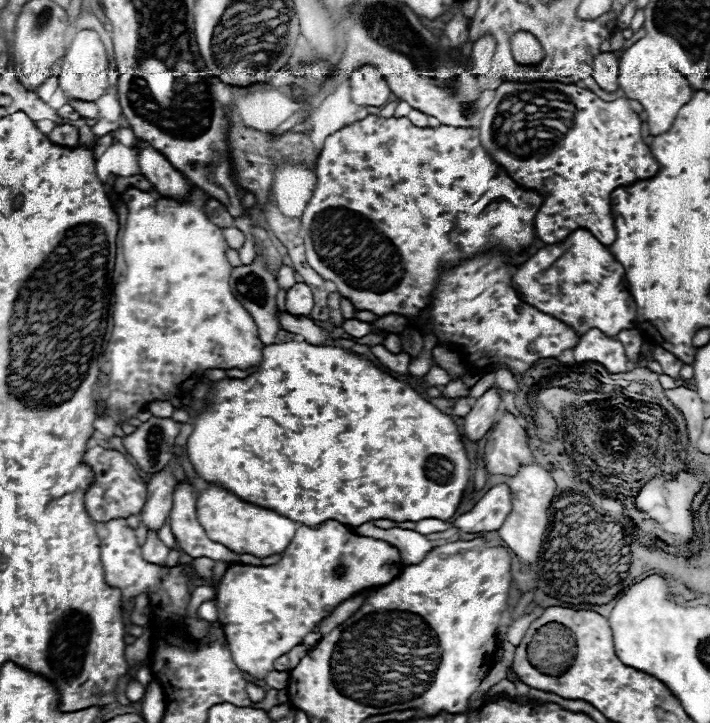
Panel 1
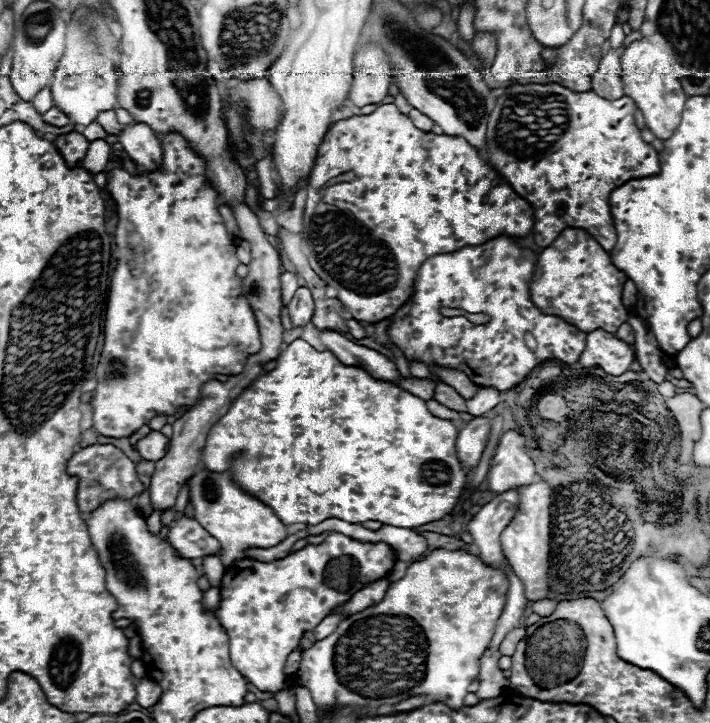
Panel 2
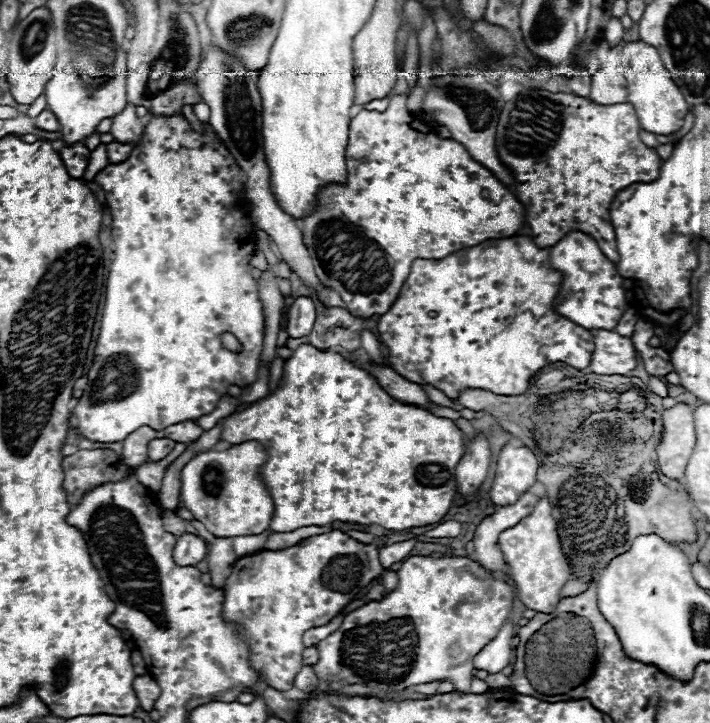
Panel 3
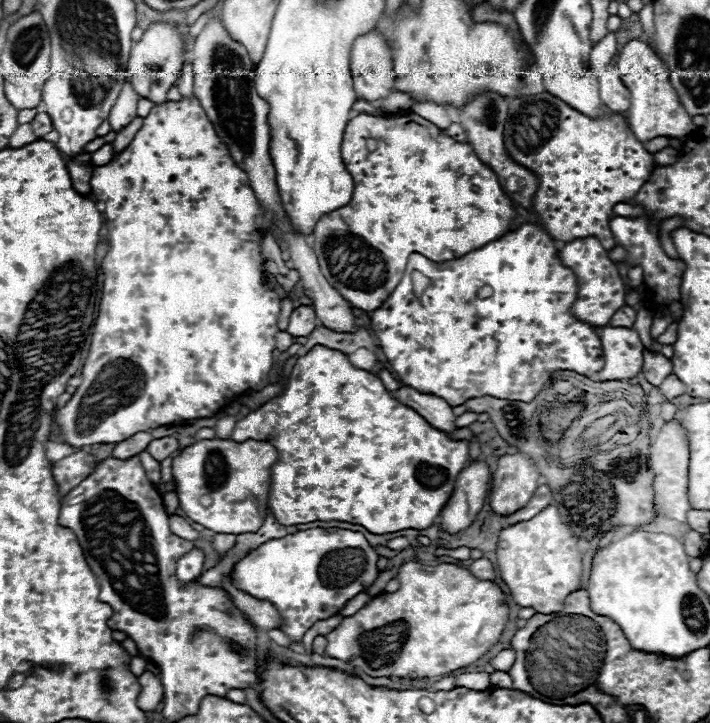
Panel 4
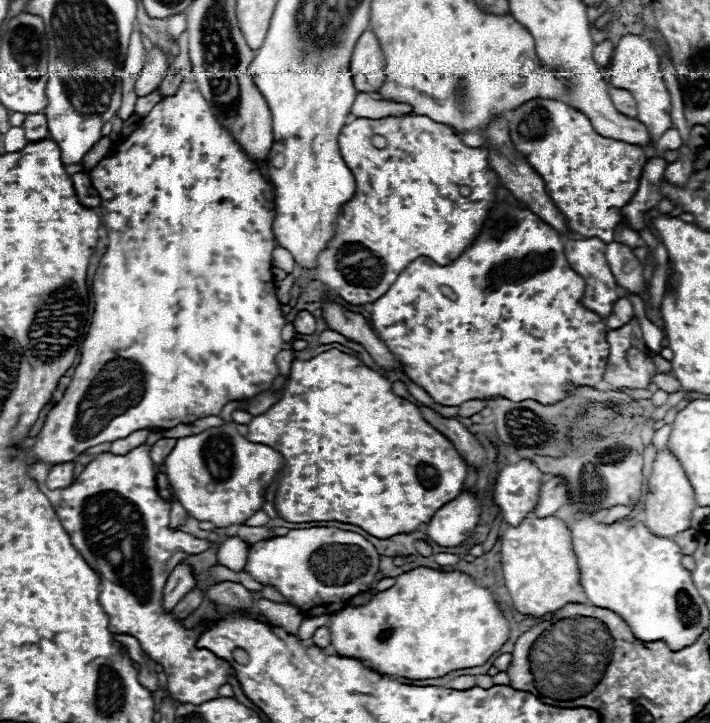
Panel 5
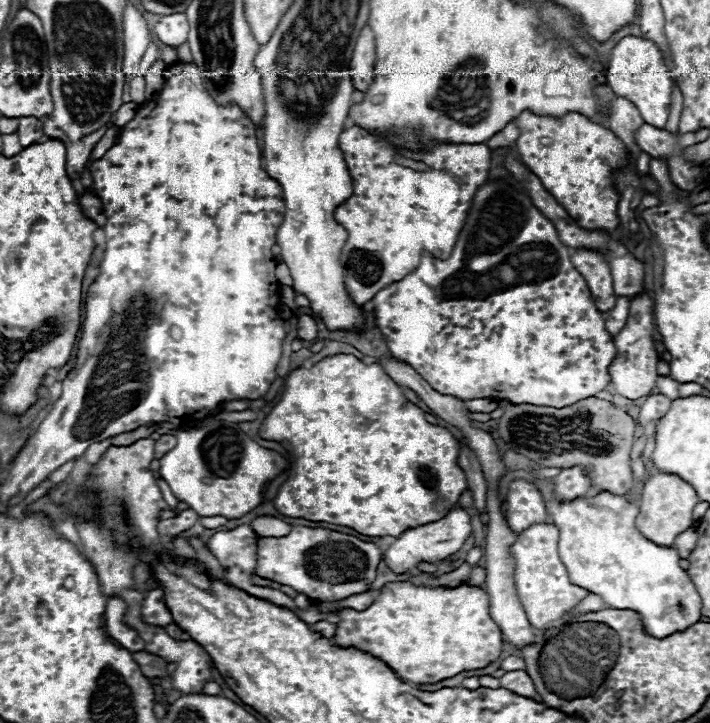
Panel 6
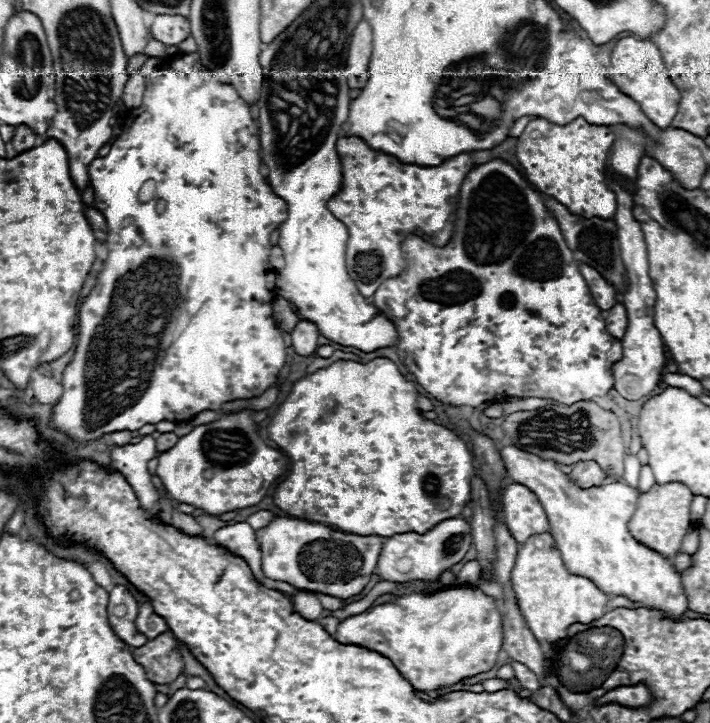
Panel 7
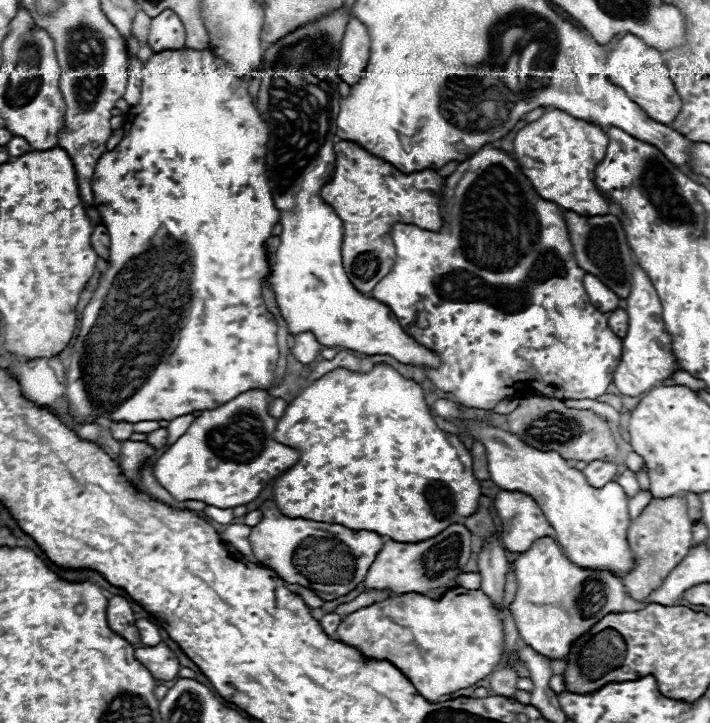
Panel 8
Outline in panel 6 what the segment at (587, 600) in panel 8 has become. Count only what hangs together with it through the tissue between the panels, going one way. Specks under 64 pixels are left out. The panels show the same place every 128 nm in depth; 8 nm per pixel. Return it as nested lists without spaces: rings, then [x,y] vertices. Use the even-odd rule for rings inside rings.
[[[534,524],[522,532],[512,546],[512,556],[516,560],[514,584],[520,602],[530,624],[542,632],[552,628],[556,622],[564,622],[564,616],[590,594],[568,580],[566,568],[558,556],[558,528],[554,524]]]

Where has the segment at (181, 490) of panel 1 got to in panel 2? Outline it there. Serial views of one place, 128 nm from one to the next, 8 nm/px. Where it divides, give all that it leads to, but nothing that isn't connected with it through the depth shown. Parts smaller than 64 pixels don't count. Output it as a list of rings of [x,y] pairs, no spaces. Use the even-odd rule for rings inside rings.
[[[182,516],[172,530],[168,532],[170,544],[176,548],[180,558],[194,560],[216,554],[220,550],[220,542],[214,540],[196,520]],[[330,518],[324,520],[322,524],[310,526],[310,534],[322,534],[328,530],[336,530],[340,534],[346,534],[358,542],[384,542],[396,550],[402,552],[402,562],[414,562],[422,556],[422,552],[428,548],[426,540],[408,530],[408,528],[396,528],[396,526],[382,526],[380,530],[366,530],[364,526],[358,524],[350,524],[338,518]],[[298,526],[298,528],[302,528],[302,532],[298,532],[298,534],[290,536],[288,540],[284,540],[280,544],[267,549],[248,549],[245,551],[245,557],[261,562],[271,562],[273,560],[286,557],[289,554],[289,551],[291,550],[294,543],[306,536],[306,532],[304,532],[304,528],[306,528],[306,526]]]

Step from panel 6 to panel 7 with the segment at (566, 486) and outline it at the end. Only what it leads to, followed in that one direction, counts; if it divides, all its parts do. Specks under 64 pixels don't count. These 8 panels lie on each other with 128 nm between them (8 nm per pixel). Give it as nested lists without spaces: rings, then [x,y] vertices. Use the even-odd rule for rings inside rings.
[[[578,462],[574,464],[574,470],[570,472],[570,478],[576,480],[582,488],[590,488],[590,486],[600,486],[606,478],[604,470],[596,464],[596,462]]]

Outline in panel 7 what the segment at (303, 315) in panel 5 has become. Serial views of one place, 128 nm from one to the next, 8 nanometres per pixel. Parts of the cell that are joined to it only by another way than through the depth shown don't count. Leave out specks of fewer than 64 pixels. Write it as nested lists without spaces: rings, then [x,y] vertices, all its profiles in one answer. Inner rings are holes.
[[[300,320],[292,332],[292,348],[300,356],[314,356],[318,348],[318,338],[318,328],[308,320]]]

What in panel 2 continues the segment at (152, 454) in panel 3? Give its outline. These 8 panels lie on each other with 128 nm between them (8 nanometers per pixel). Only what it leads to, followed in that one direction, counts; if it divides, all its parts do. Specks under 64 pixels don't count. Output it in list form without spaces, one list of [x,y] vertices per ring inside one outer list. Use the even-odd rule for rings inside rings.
[[[152,430],[148,436],[144,436],[144,438],[138,442],[138,452],[140,452],[140,456],[142,456],[144,460],[156,462],[156,460],[160,460],[160,458],[166,454],[168,444],[170,444],[170,440],[168,440],[162,432],[154,432],[154,430]]]

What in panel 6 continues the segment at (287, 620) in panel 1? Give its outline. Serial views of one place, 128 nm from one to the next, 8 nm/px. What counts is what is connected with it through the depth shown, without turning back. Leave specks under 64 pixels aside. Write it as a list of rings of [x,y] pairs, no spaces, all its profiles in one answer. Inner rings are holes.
[[[292,526],[288,536],[258,538],[256,574],[260,578],[286,584],[296,592],[310,596],[314,602],[344,600],[348,596],[368,592],[380,560],[382,550],[374,542],[364,542],[356,536],[326,528]]]

